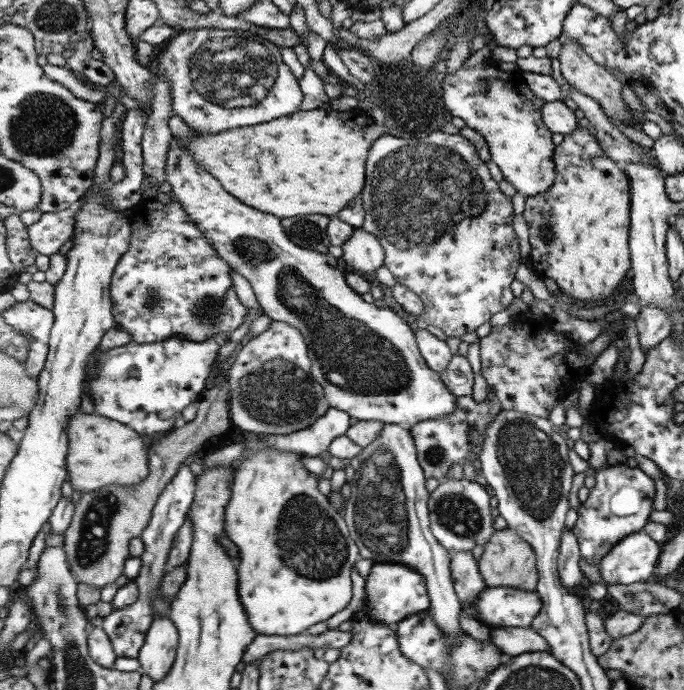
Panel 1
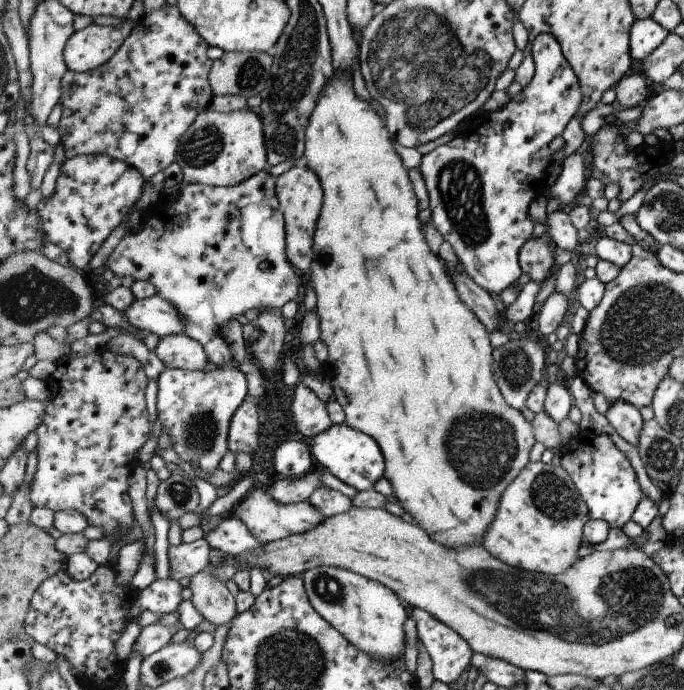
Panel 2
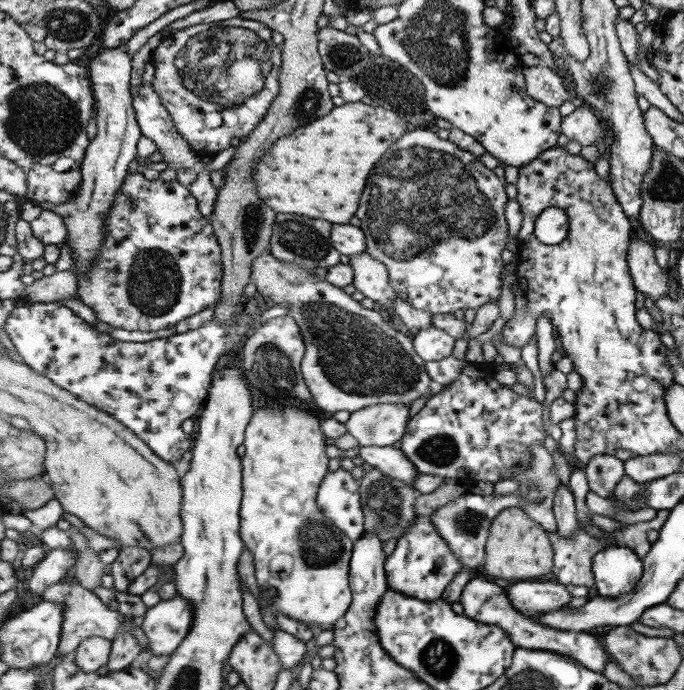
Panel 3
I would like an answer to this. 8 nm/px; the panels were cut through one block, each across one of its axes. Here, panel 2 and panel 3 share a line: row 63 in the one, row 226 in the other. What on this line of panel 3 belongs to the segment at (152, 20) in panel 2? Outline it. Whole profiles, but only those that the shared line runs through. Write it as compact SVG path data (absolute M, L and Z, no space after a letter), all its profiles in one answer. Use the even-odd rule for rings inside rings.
M138 170L129 172L126 184L116 197L116 204L109 212L105 236L101 254L90 272L78 276L80 300L94 311L98 320L125 330L157 332L207 310L222 299L222 245L210 219L201 214L197 198L177 179L149 181Z

